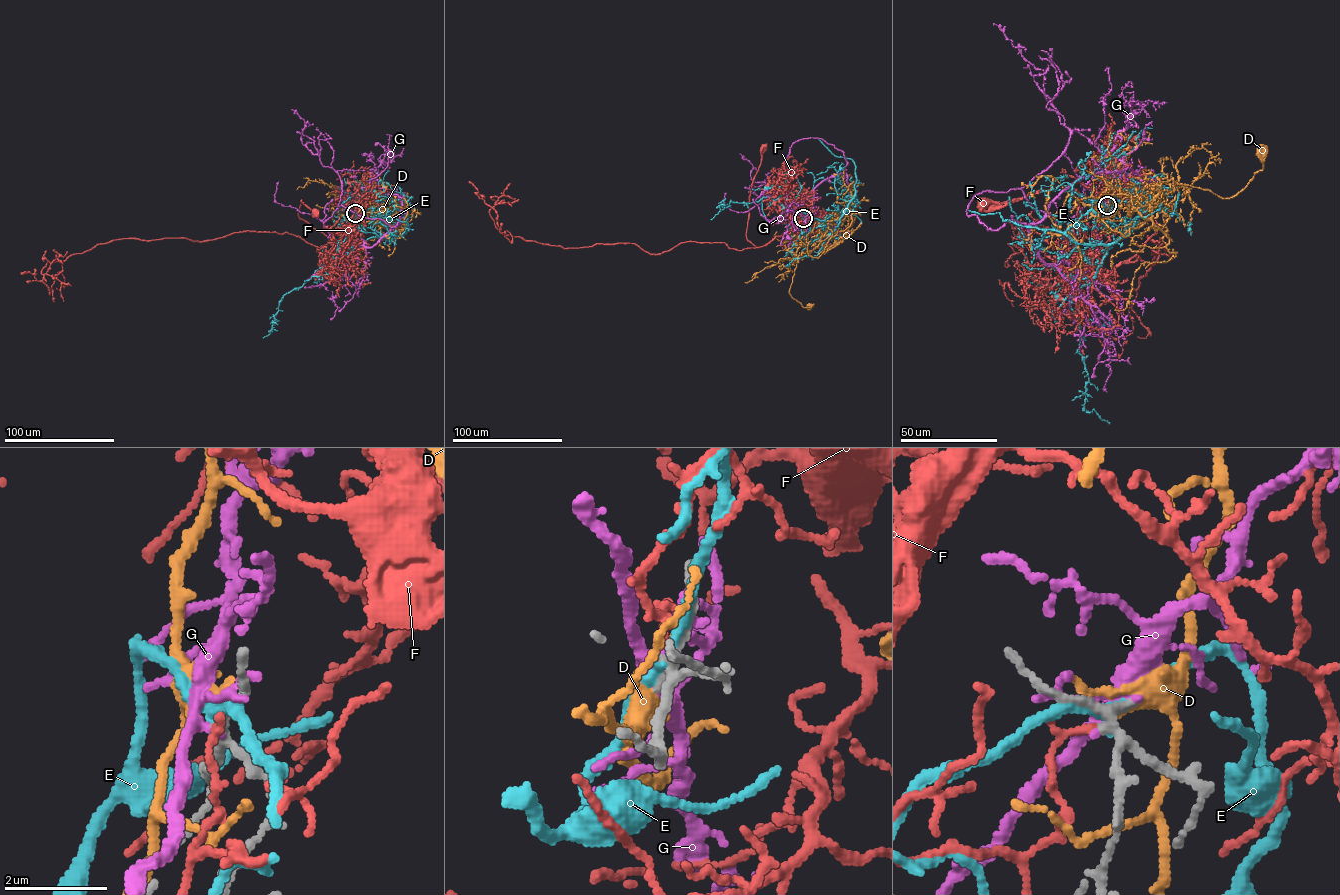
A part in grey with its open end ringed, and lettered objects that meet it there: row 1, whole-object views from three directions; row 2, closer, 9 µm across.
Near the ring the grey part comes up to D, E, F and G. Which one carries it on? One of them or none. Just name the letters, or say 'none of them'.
none of them

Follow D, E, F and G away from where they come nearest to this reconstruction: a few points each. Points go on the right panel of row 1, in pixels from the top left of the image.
D: (1107, 204), (1124, 177), (1155, 189), (1171, 179), (1234, 196), (1263, 168), (1262, 150)
E: (1107, 205), (1131, 224), (1069, 304), (1088, 376), (1085, 410), (1110, 423)
F: (1107, 205), (1093, 215), (1090, 253), (1091, 268), (1106, 274), (1158, 230), (1135, 206), (1072, 182), (985, 202)
G: (1107, 205), (1130, 169), (1075, 180), (1035, 223), (966, 214), (1070, 134), (993, 25)

